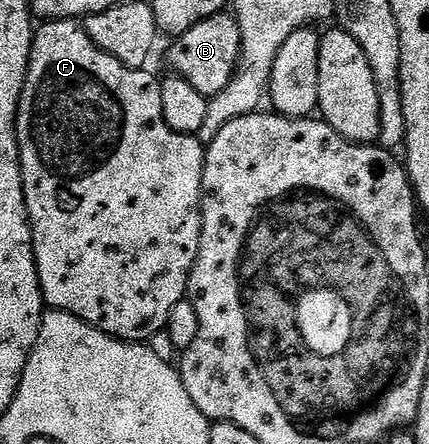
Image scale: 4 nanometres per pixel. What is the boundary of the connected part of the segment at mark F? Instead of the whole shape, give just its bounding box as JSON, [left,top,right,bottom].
[17,20,206,342]

